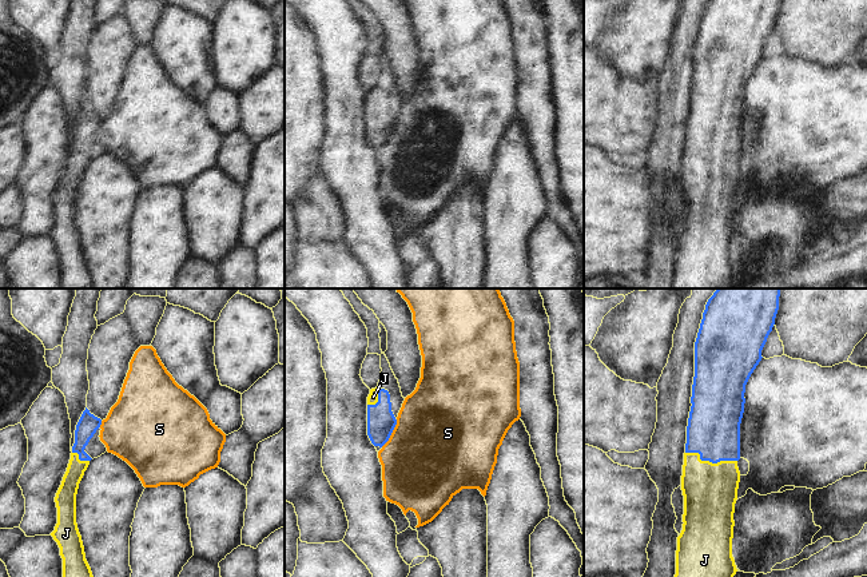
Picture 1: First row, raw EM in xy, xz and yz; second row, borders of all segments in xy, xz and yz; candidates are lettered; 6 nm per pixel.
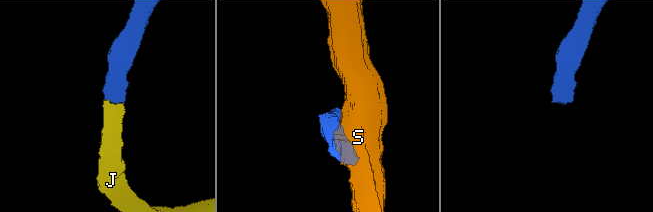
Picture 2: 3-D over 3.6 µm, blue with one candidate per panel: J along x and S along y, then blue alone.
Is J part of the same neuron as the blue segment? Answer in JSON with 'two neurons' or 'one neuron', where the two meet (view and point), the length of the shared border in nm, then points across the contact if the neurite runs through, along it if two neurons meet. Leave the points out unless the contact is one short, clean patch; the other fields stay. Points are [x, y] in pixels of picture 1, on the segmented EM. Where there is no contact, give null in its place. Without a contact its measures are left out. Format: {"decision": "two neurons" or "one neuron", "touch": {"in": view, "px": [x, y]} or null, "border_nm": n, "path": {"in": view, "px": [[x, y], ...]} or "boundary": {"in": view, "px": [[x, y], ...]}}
{"decision": "one neuron", "touch": {"in": "yz", "px": [710, 461]}, "border_nm": 320, "path": {"in": "yz", "px": [[714, 426], [710, 461], [710, 490]]}}

